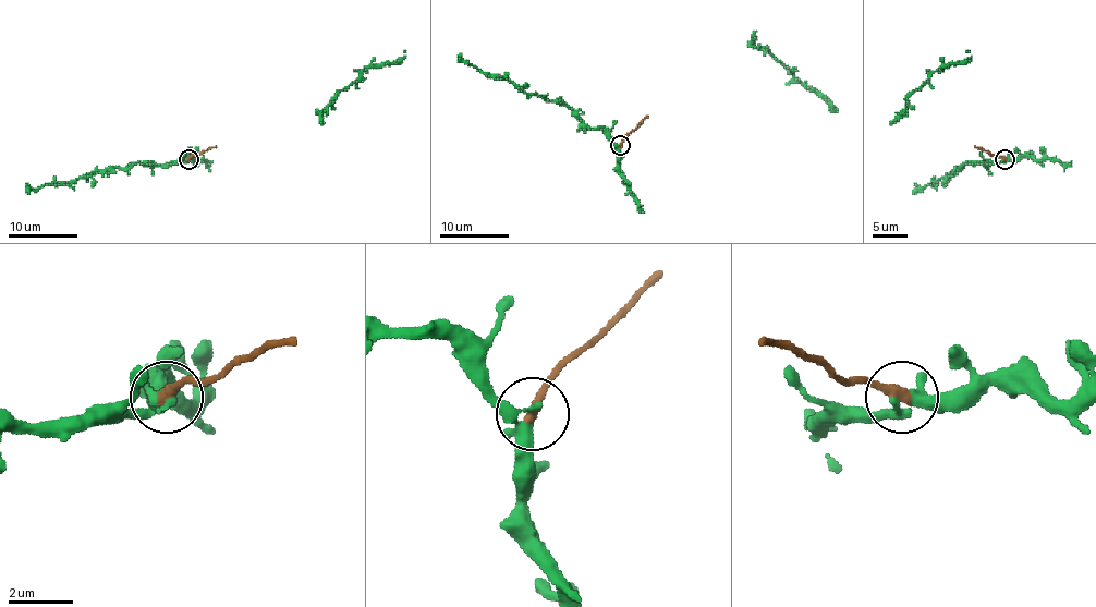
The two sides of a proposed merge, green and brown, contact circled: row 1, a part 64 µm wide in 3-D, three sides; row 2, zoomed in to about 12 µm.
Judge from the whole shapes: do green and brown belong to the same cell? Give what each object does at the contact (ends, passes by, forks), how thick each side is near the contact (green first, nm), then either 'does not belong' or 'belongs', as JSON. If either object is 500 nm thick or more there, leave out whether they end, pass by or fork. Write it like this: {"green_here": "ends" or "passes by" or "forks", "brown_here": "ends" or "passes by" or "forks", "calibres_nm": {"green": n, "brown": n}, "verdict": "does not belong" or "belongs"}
{"green_here": "passes by", "brown_here": "ends", "calibres_nm": {"green": 160, "brown": 320}, "verdict": "does not belong"}

